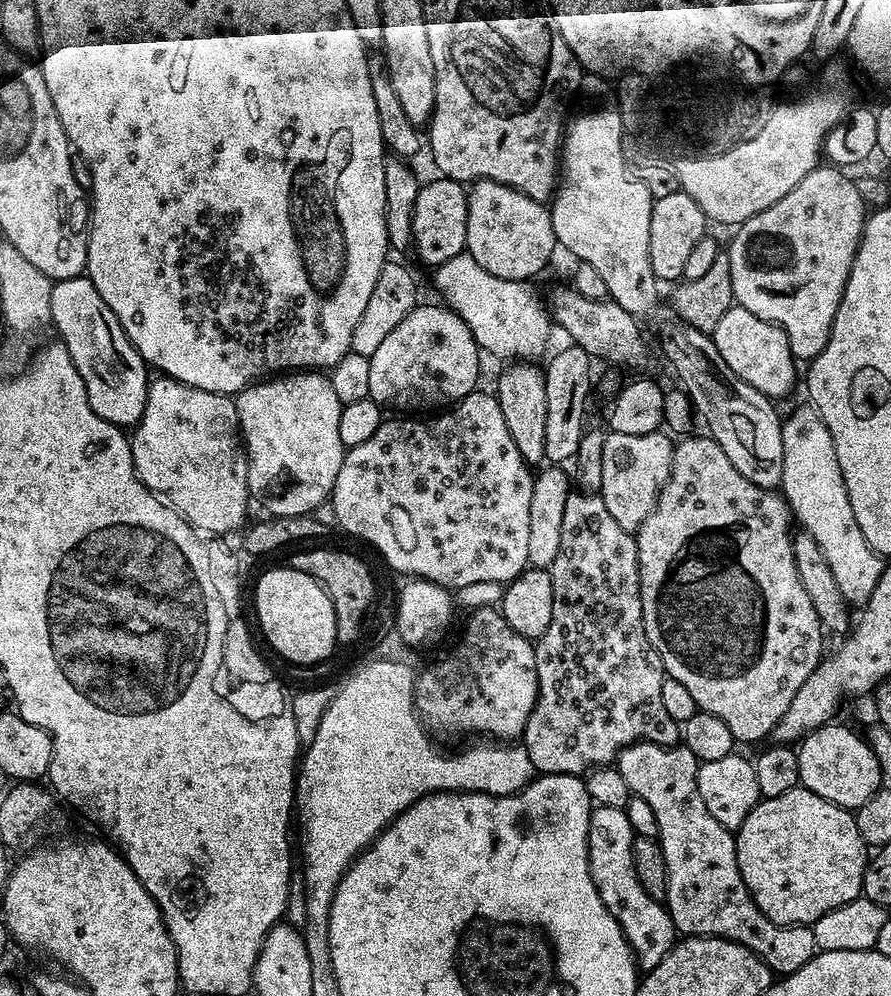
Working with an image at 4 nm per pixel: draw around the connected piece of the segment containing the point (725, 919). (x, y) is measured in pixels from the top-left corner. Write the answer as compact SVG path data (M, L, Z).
M633 742L620 750L614 761L616 767L626 778L626 786L632 796L642 798L654 809L656 819L656 836L662 846L662 854L666 858L666 874L668 875L668 895L666 907L672 915L672 921L681 937L717 936L730 942L738 942L746 946L774 974L781 977L802 970L806 962L810 962L817 954L814 942L814 930L806 924L775 924L754 902L742 874L738 870L736 857L736 837L733 829L722 826L710 810L706 810L706 802L702 802L702 794L698 794L698 770L701 761L697 760L689 748L683 746L665 746L651 742Z

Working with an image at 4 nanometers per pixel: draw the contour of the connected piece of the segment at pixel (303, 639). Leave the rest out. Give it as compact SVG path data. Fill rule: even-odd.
M281 566L261 574L256 584L256 620L269 646L292 664L320 664L338 648L334 606L324 587L302 570Z

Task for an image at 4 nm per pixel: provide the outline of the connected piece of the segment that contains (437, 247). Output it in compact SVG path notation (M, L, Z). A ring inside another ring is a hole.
M435 179L429 184L428 181L421 183L412 219L412 248L417 258L429 266L450 262L450 258L466 249L468 194L465 185L458 180Z

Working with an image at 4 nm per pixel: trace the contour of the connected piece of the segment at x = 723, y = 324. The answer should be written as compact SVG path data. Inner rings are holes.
M733 306L722 314L718 326L710 333L714 346L718 346L718 354L730 366L742 382L750 382L754 390L769 398L784 396L796 384L796 367L798 361L792 355L790 342L784 331L776 324L758 318L758 314L750 314L750 310Z

